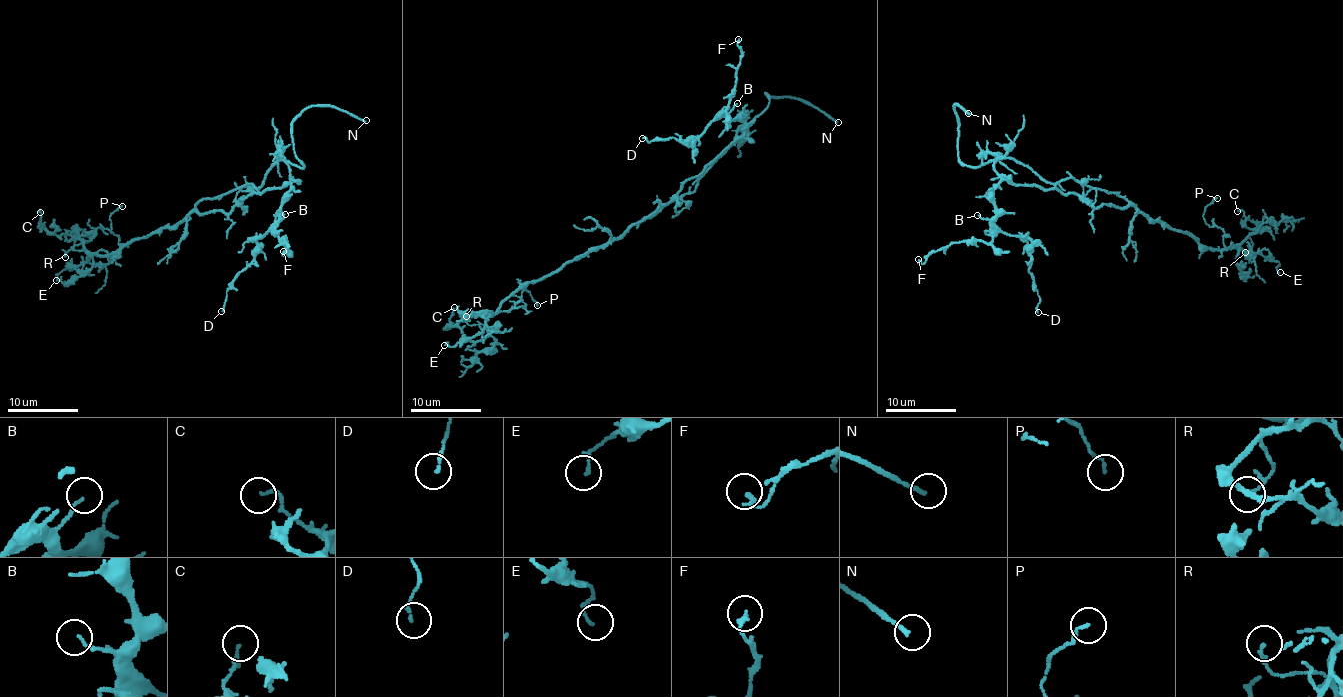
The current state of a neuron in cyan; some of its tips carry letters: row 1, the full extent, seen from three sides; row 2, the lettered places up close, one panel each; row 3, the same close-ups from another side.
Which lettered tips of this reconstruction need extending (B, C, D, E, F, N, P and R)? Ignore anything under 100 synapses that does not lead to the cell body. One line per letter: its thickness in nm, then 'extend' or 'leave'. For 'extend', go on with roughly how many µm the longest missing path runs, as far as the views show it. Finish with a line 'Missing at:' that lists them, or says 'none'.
B: calibre 100 nm; leave
C: calibre 120 nm; leave
D: calibre 130 nm; leave
E: calibre 130 nm; leave
F: calibre 200 nm; leave
N: calibre 180 nm; extend; missing 15 µm
P: calibre 110 nm; leave
R: calibre 100 nm; leave
Missing at: N

